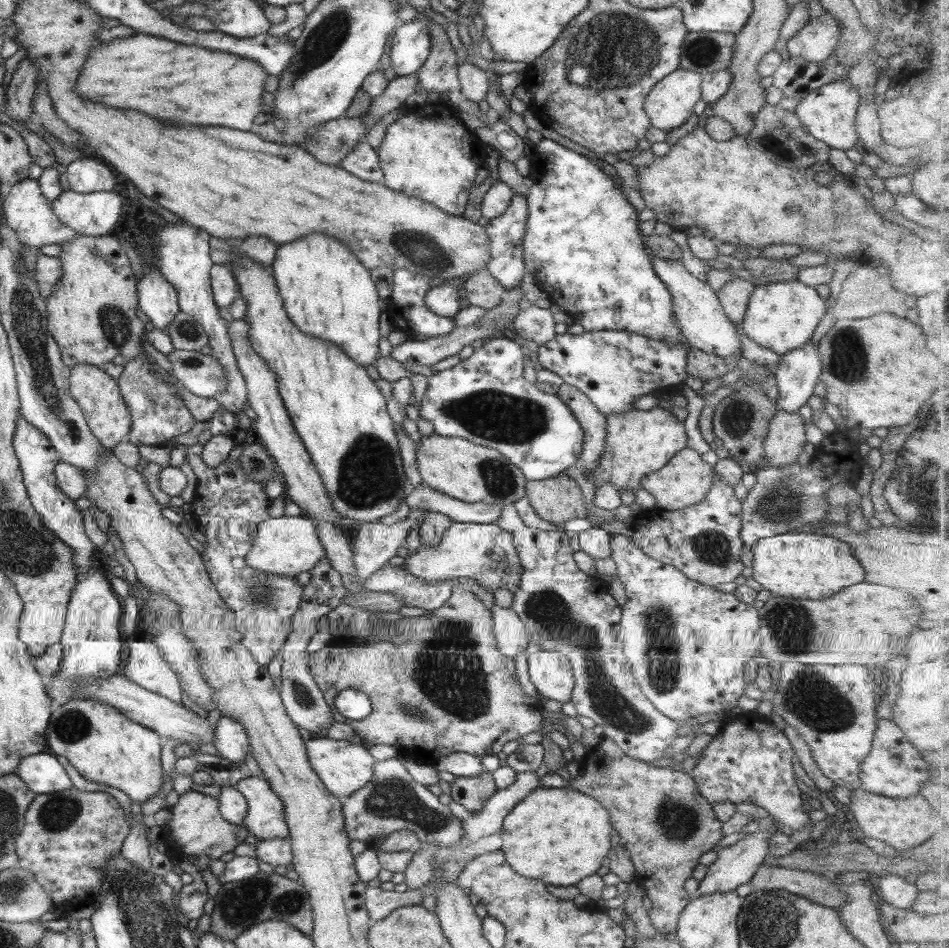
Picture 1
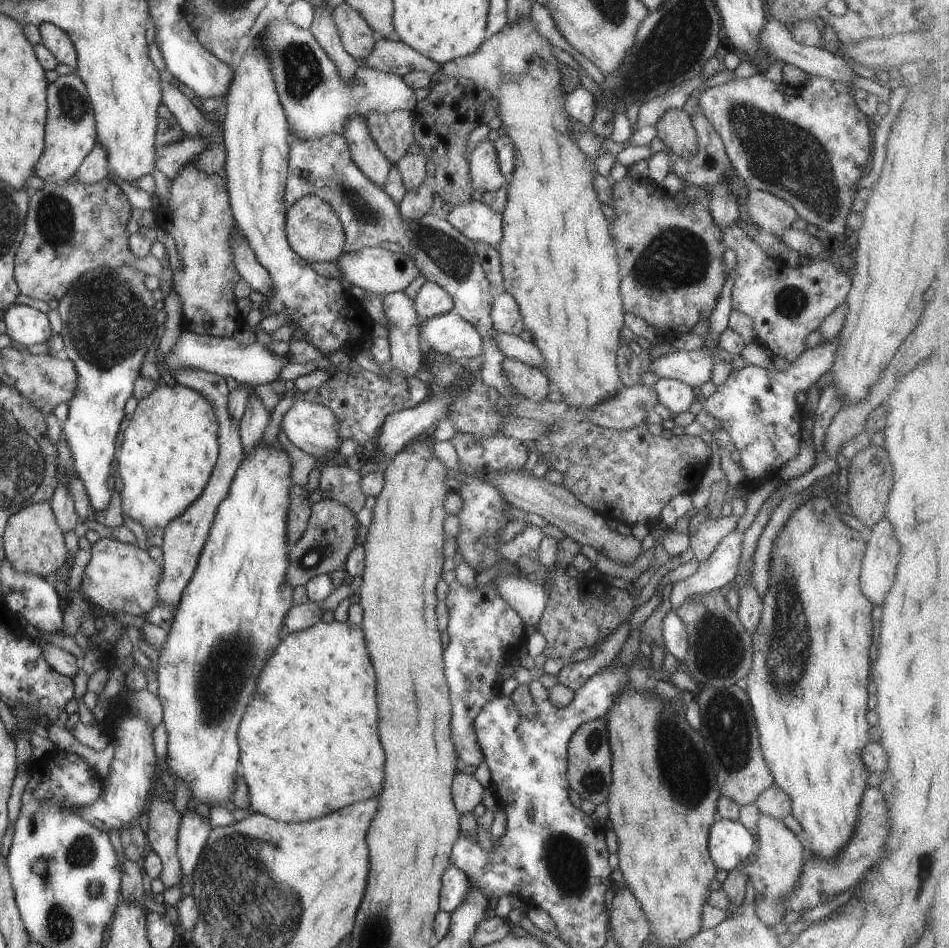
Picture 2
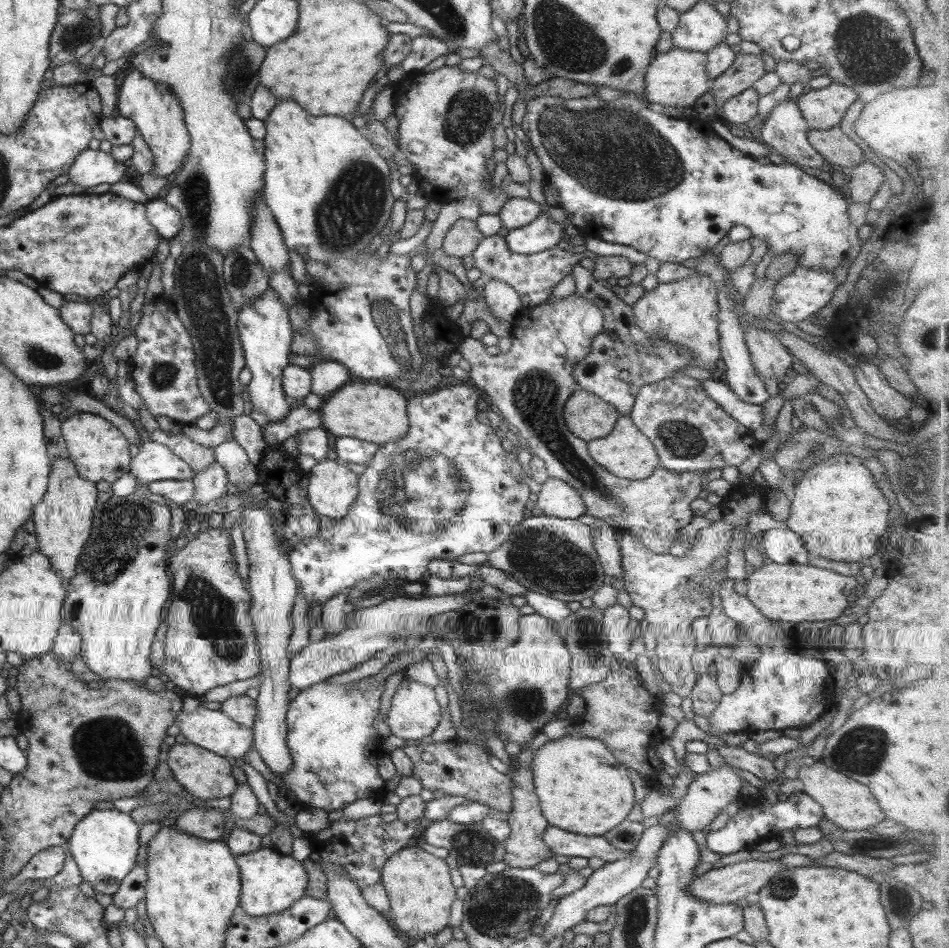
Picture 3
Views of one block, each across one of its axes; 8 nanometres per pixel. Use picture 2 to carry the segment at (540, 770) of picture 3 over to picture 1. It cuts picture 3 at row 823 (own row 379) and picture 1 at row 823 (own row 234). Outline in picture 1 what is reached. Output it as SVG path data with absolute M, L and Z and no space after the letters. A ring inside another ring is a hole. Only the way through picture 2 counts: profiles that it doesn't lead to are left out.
M537 786L503 817L500 850L519 876L539 878L546 885L571 886L601 866L611 849L611 829L609 813L595 799L571 786Z

